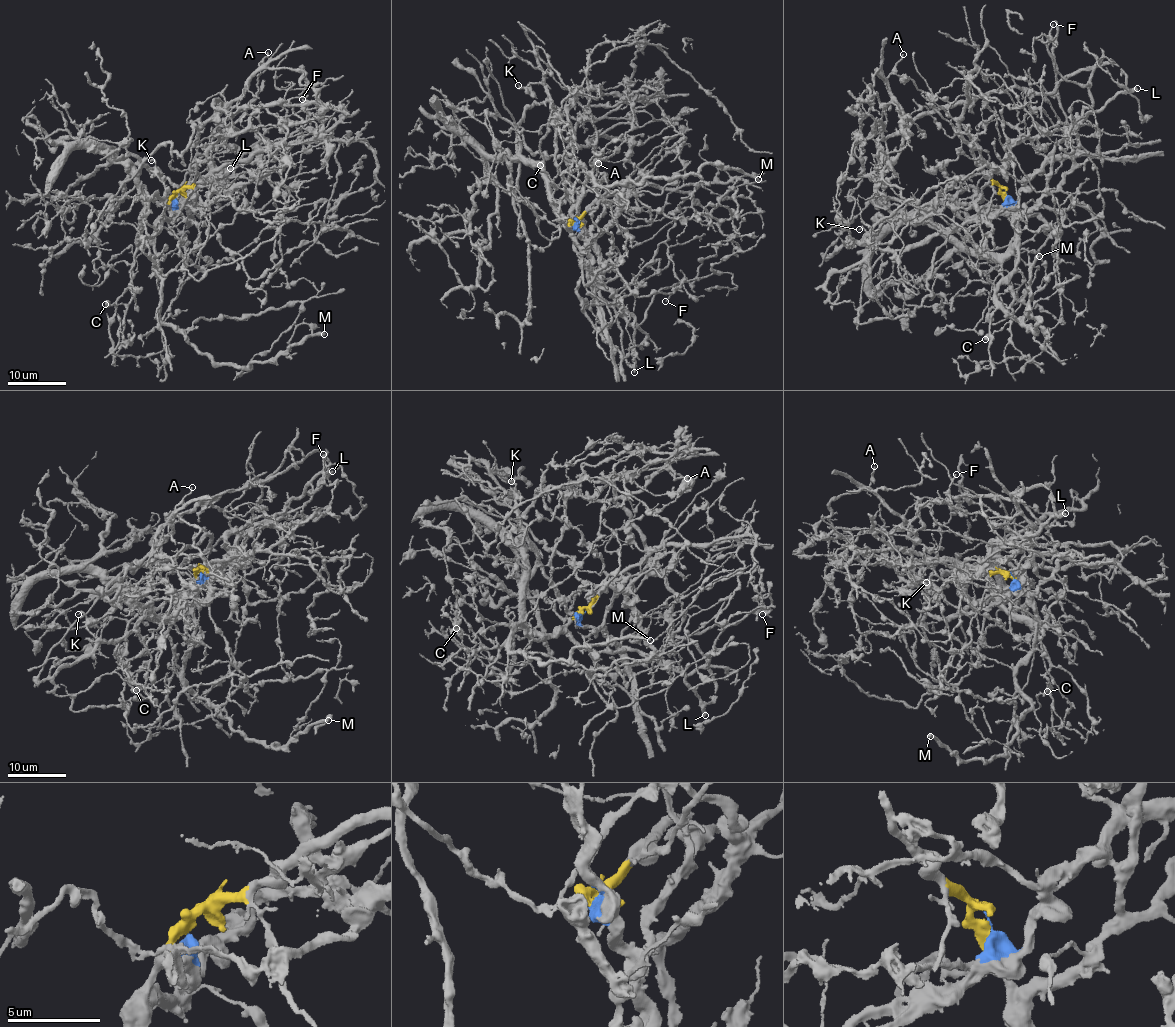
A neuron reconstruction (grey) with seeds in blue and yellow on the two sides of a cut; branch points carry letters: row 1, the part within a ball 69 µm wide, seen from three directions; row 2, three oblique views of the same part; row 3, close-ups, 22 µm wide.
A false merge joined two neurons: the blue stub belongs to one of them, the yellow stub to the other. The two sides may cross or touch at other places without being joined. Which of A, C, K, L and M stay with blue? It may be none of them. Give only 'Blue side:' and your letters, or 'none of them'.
Blue side: K, L

